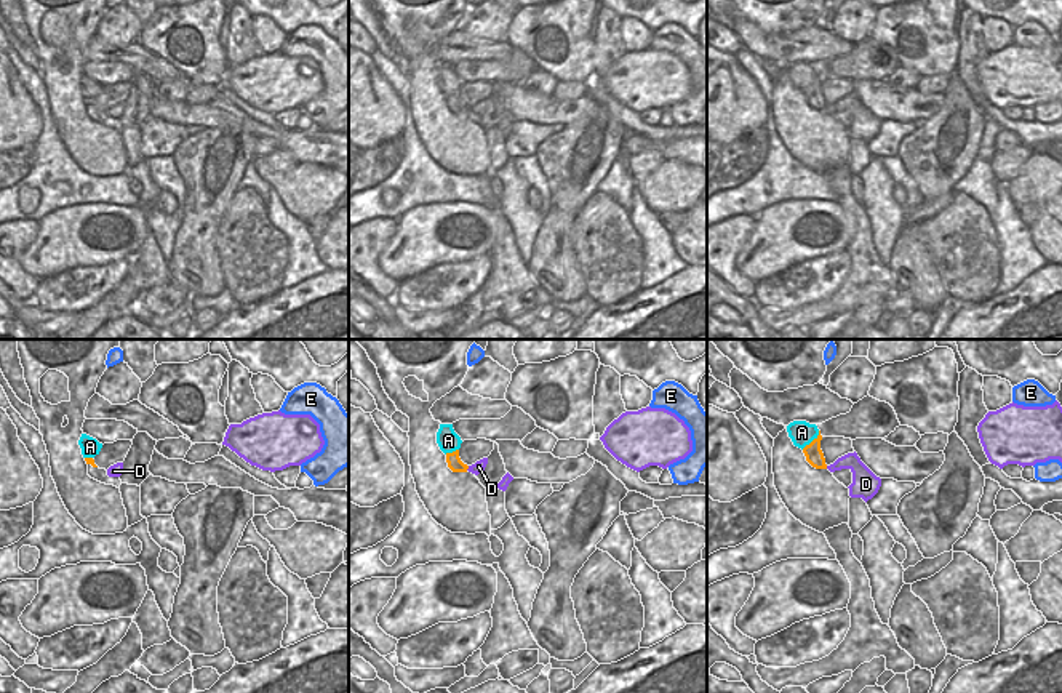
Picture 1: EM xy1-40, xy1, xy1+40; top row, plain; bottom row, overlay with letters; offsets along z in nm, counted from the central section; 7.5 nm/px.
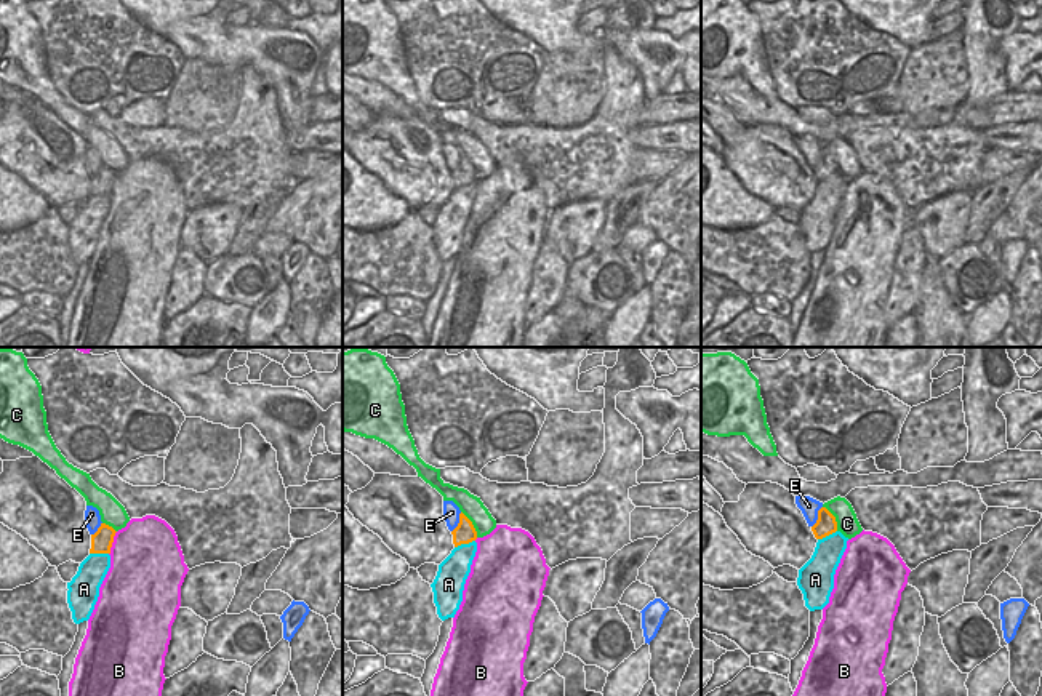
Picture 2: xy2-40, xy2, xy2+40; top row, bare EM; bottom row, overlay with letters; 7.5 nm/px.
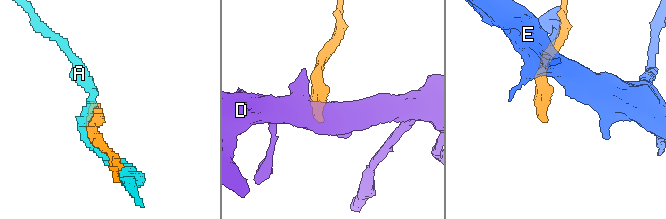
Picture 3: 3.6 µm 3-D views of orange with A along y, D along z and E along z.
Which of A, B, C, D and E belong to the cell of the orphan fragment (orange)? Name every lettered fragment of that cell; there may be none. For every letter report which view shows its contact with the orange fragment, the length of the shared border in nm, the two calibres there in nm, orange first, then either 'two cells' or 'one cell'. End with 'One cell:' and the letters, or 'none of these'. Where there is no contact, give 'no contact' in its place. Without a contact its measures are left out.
A: meets orange in xy1+40; contact 200 nm long; 140 nm thick on the orange side, 180 nm on the other; two cells
B: meets orange in xy2-40; contact 190 nm long; 170 nm thick on the orange side, 500 nm on the other; two cells
C: meets orange in xy2; contact 240 nm long; 160 nm thick on the orange side, 170 nm on the other; two cells
D: meets orange in xy1; contact 50 nm long; 110 nm thick on the orange side, 90 nm on the other; two cells
E: meets orange in xy2+40; contact 180 nm long; 150 nm thick on the orange side, 140 nm on the other; two cells
One cell: none of these

